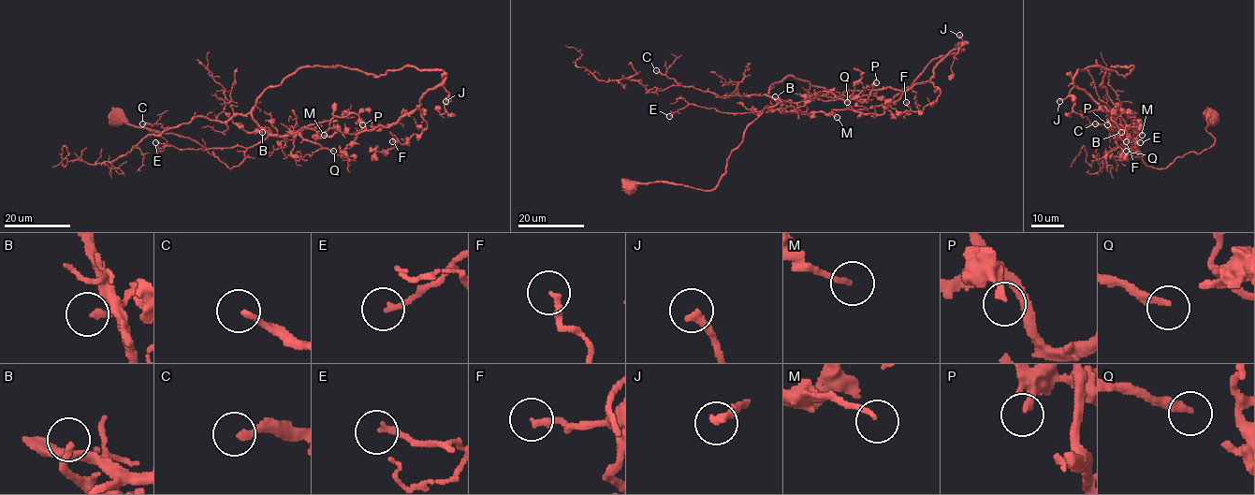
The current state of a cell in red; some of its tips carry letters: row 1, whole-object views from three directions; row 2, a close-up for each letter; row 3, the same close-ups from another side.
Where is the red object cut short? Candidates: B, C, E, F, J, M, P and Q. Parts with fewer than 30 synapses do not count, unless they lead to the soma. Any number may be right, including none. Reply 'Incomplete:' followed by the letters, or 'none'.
Incomplete: C

